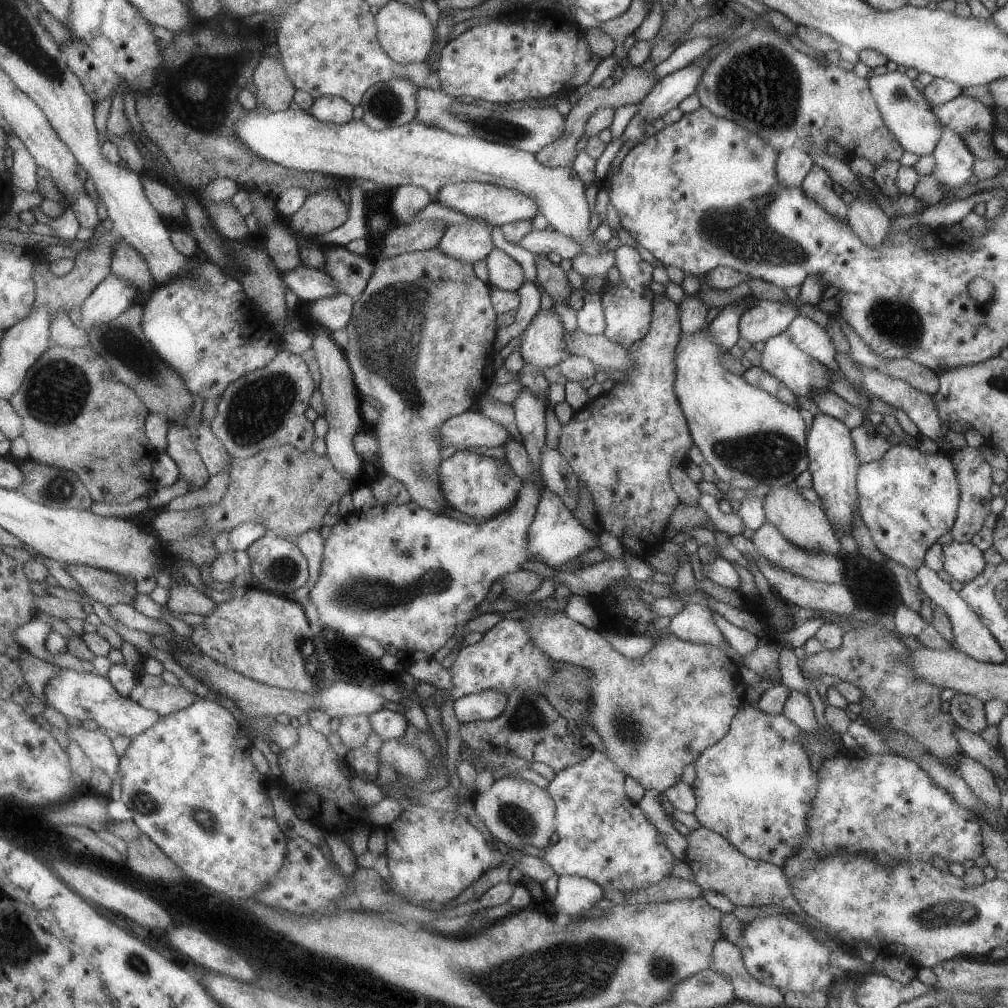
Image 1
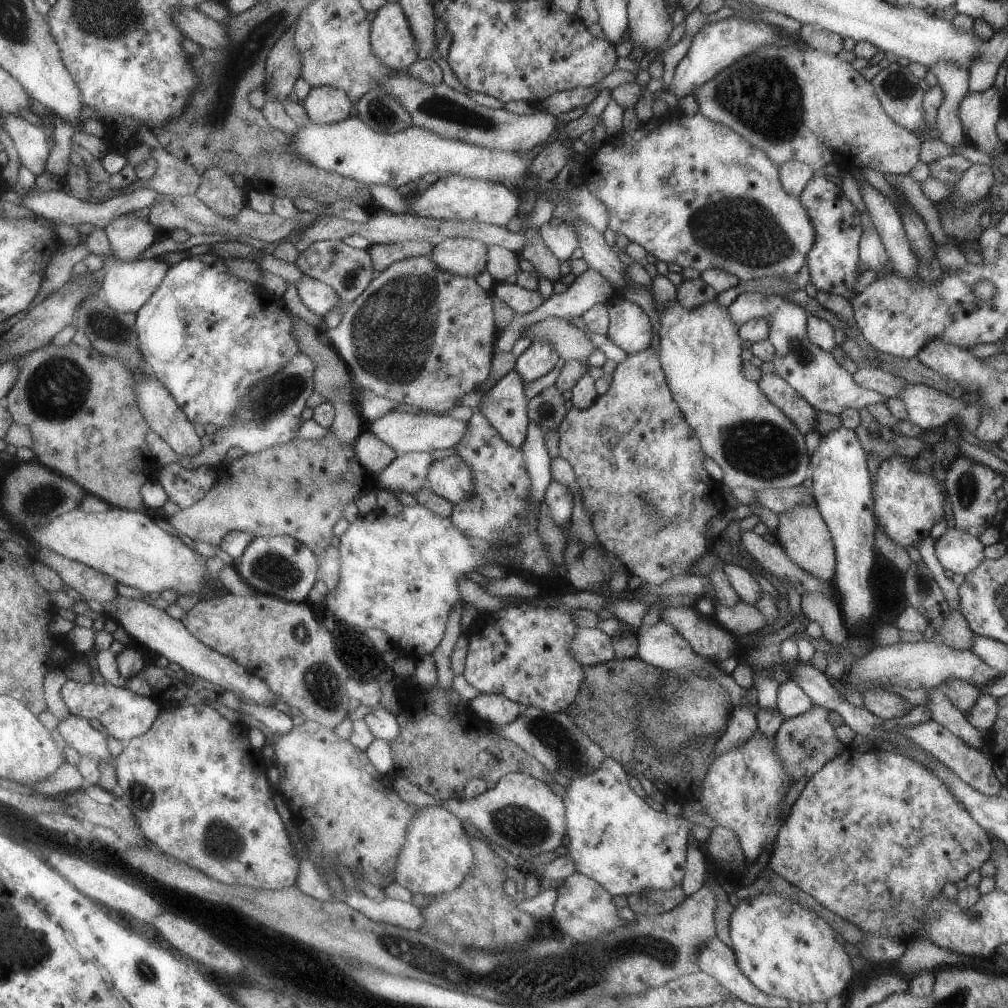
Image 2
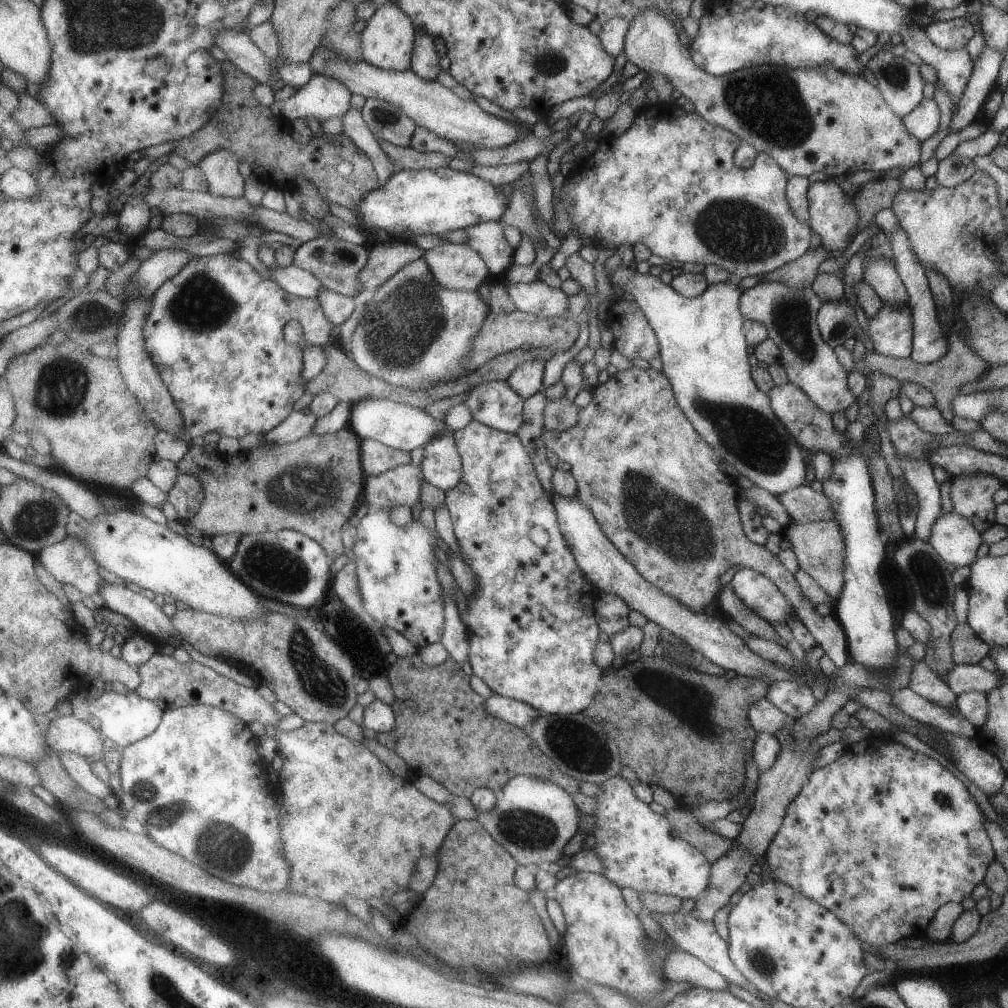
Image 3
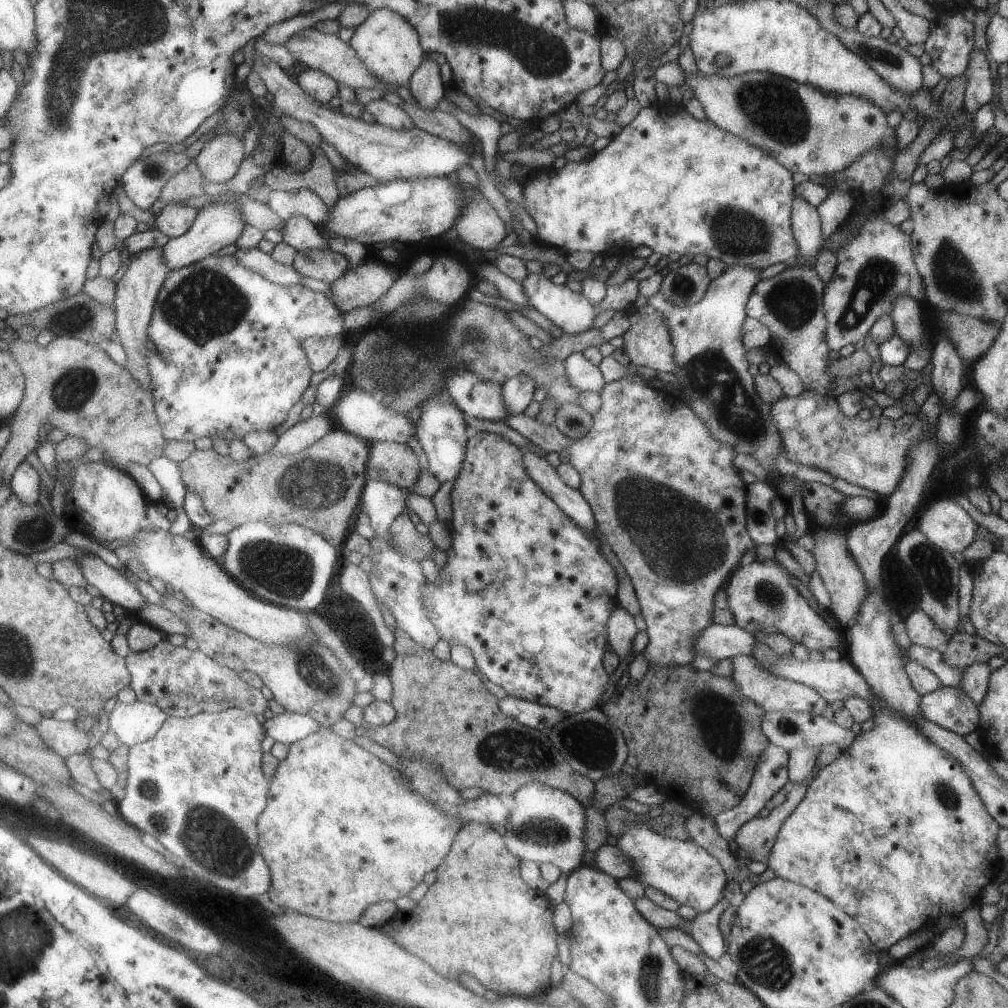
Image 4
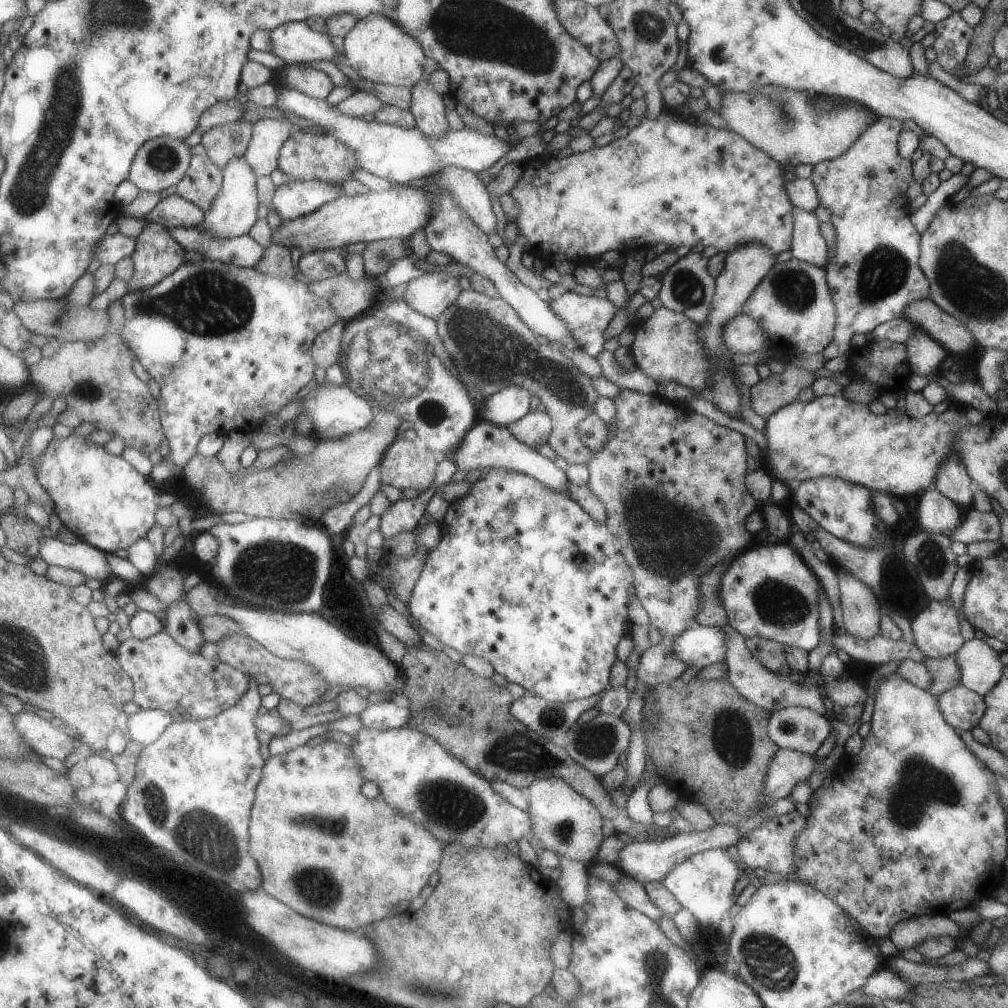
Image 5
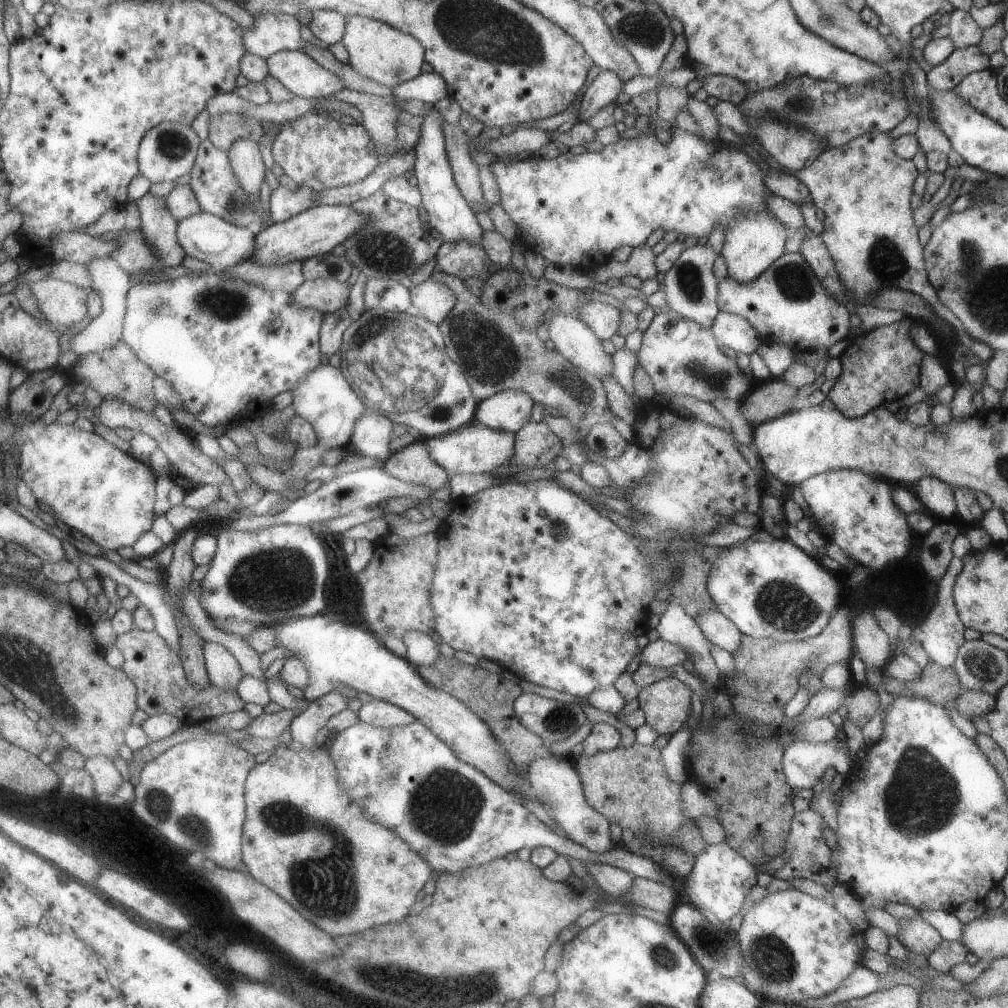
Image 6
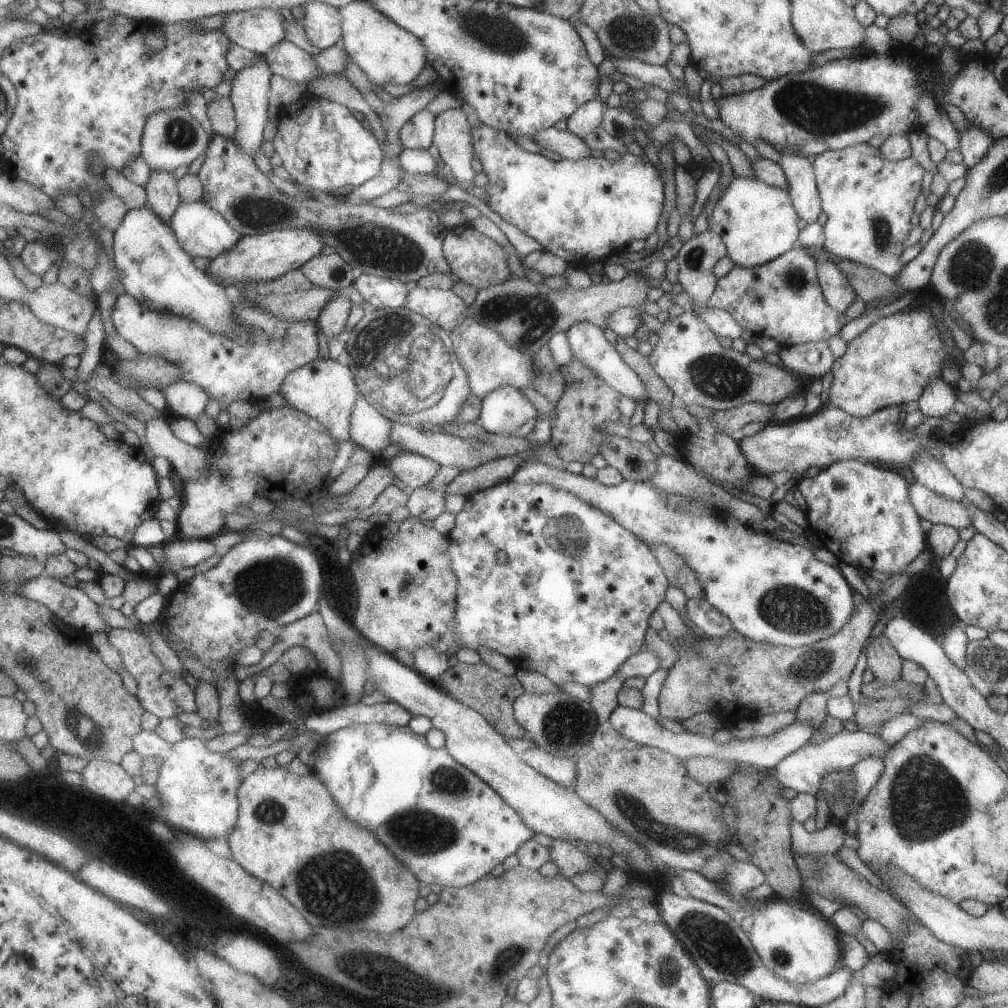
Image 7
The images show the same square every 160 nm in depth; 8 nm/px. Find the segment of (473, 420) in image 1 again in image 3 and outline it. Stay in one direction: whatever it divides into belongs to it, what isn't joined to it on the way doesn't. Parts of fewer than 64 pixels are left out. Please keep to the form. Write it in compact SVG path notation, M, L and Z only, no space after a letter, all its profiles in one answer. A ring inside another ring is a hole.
M368 398L354 405L350 416L349 427L362 439L373 439L390 448L411 453L417 448L424 448L434 436L451 430L444 420L438 420L430 416L424 410L392 400L378 400Z

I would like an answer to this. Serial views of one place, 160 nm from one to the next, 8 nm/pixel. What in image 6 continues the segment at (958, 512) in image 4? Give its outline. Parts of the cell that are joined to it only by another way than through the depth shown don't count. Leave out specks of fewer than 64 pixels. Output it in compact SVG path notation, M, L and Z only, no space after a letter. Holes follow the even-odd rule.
M933 476L922 477L918 481L919 499L930 510L935 520L949 523L950 518L957 512L955 492L947 482Z

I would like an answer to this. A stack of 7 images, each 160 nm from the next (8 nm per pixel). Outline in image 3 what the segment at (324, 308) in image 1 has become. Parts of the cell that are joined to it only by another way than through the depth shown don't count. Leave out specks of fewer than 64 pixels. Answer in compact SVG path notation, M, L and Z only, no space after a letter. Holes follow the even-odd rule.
M296 264L288 268L279 267L272 270L272 276L276 278L282 289L291 294L304 298L318 298L322 292L322 280L314 272L306 271Z

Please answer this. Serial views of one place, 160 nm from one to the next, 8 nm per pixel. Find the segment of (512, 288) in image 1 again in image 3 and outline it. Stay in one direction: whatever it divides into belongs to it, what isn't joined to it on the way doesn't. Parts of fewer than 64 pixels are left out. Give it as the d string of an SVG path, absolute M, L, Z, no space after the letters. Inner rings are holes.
M482 222L466 228L467 246L482 256L492 276L501 278L512 266L515 249L506 241L502 230L504 225L496 222Z

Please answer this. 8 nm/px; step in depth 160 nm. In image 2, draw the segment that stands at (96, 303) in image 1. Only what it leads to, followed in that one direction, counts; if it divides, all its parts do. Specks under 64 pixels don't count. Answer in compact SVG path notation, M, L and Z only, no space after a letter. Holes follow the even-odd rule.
M117 256L106 259L105 268L109 270L109 276L102 287L102 293L108 306L112 306L114 310L124 313L138 313L162 287L173 267L168 262L155 257L127 263L120 263L119 260Z

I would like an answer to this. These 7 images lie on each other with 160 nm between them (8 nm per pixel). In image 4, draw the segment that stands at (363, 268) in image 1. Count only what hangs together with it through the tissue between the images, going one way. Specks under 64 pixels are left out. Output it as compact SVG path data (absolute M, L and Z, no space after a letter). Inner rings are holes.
M308 250L299 252L295 261L295 268L304 277L321 279L328 285L340 276L344 276L350 268L350 262L339 253L327 250Z

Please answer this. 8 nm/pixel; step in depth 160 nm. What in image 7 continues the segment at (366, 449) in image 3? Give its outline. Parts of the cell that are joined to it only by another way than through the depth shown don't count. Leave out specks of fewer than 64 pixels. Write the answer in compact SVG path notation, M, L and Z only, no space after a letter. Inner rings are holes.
M400 451L392 460L388 461L394 474L412 488L418 488L430 483L440 470L440 465L425 456Z

